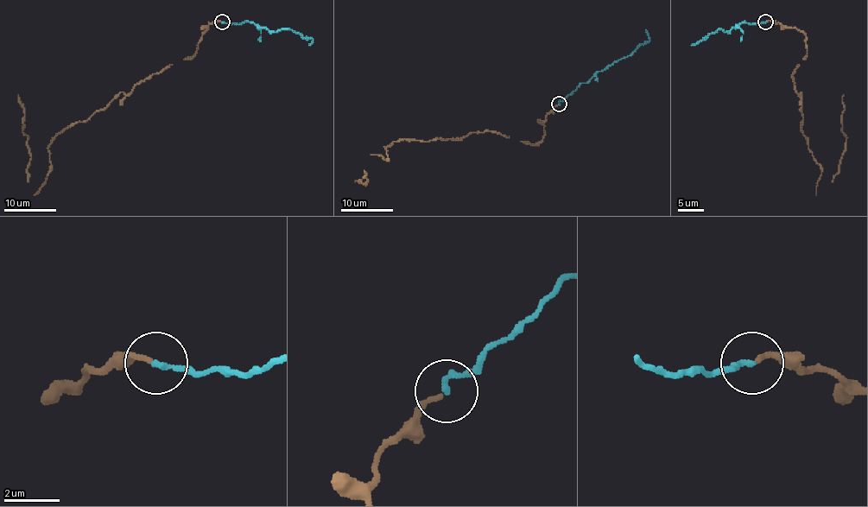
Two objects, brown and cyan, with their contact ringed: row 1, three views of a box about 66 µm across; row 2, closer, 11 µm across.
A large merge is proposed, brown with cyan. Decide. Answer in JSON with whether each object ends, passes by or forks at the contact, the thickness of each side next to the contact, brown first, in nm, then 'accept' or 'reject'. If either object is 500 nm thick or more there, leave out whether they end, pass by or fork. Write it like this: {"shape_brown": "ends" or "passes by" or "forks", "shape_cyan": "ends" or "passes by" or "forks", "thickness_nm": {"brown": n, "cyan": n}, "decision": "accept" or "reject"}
{"shape_brown": "ends", "shape_cyan": "ends", "thickness_nm": {"brown": 170, "cyan": 220}, "decision": "accept"}

